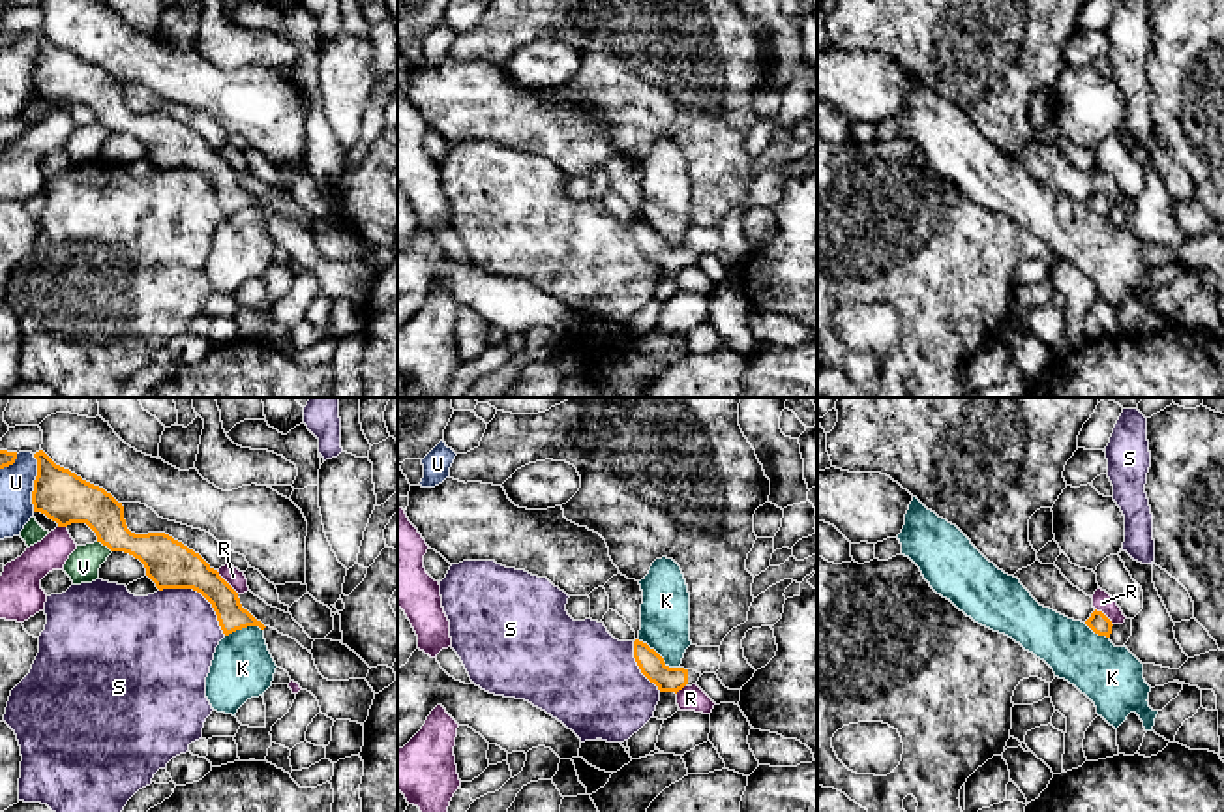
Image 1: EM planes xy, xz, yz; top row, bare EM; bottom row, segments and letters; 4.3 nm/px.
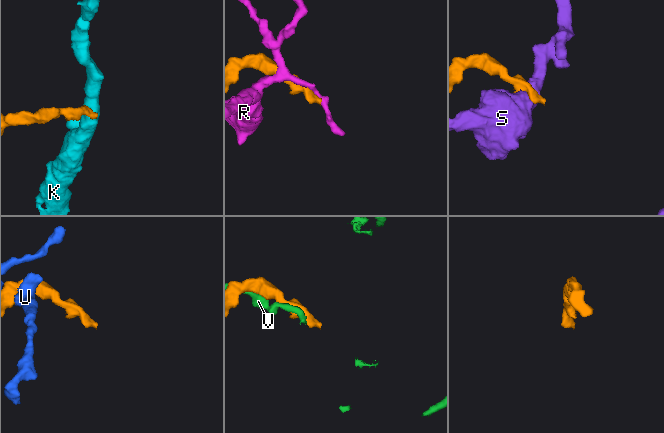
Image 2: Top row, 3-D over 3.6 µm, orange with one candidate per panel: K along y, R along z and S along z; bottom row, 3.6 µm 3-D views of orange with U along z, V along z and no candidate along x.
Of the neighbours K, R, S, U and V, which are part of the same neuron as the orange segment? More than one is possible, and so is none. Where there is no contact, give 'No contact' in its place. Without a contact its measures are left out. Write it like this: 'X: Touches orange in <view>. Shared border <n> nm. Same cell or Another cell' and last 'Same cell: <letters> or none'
K: Touches orange in xz. Shared border 220 nm. Another cell
R: Touches orange in xy. Shared border 140 nm. Another cell
S: Touches orange in xy. Shared border 340 nm. Another cell
U: Touches orange in xy. Shared border 240 nm. Another cell
V: Touches orange in xy. Shared border 80 nm. Another cell
Same cell: none

